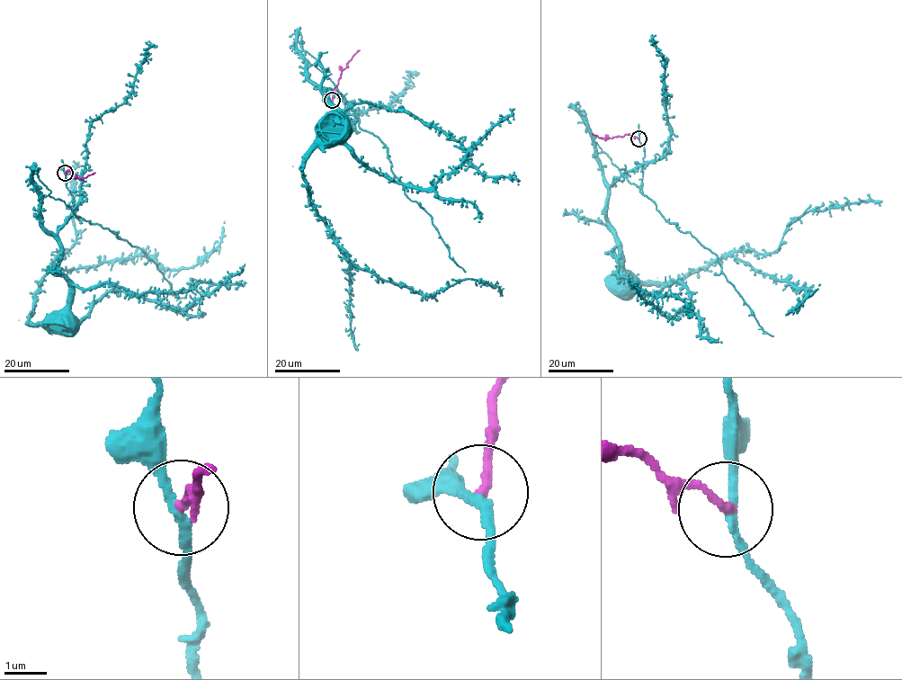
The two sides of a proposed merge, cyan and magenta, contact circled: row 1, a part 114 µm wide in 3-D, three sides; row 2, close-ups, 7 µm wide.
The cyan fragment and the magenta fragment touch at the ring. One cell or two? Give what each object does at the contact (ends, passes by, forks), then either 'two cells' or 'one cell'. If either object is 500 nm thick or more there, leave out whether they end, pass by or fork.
cyan passes by | magenta ends | two cells

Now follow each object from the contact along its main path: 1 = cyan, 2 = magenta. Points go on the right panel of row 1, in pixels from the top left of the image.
1: (638, 138), (642, 183), (621, 175), (607, 203), (636, 279), (730, 255), (805, 290), (789, 312), (820, 284)
2: (638, 138), (627, 134), (600, 138), (592, 133)

